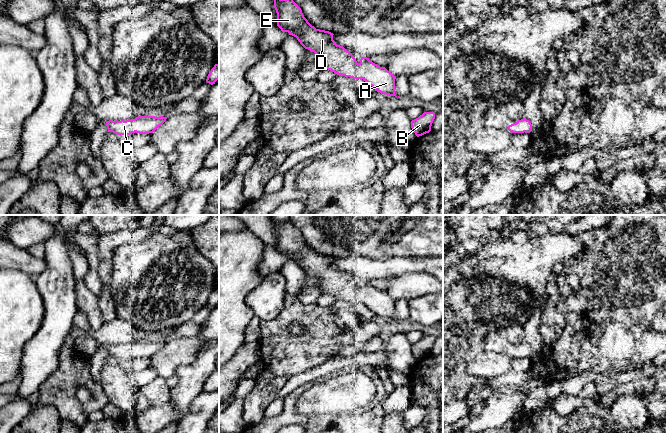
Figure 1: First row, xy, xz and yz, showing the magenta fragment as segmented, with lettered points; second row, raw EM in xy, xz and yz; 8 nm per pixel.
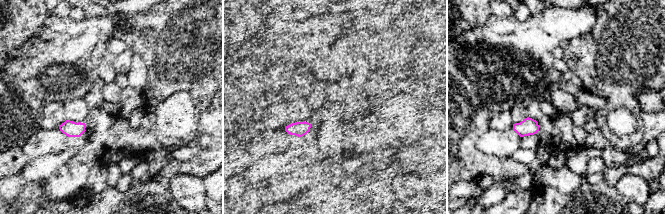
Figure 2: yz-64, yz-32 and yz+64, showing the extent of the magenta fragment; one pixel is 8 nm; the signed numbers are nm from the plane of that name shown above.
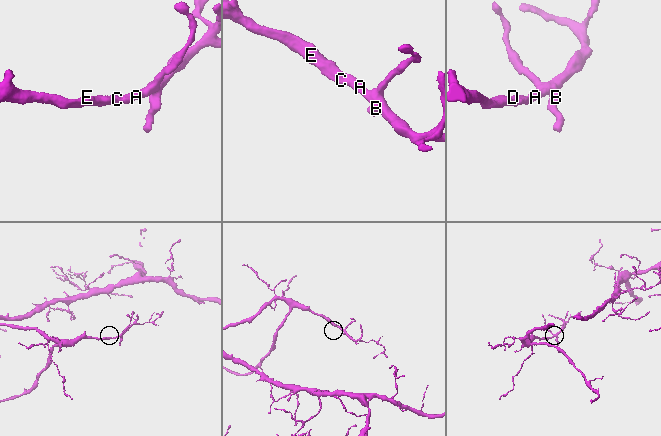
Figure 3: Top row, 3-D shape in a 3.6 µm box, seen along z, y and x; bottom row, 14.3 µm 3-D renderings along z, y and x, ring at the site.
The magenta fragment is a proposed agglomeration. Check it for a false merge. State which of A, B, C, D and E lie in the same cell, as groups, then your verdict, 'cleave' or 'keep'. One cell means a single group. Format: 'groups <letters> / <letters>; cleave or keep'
groups A B C D E; keep

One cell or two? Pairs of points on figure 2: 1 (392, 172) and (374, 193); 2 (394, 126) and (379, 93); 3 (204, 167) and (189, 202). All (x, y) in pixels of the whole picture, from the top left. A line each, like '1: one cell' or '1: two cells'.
1: two cells
2: two cells
3: two cells

